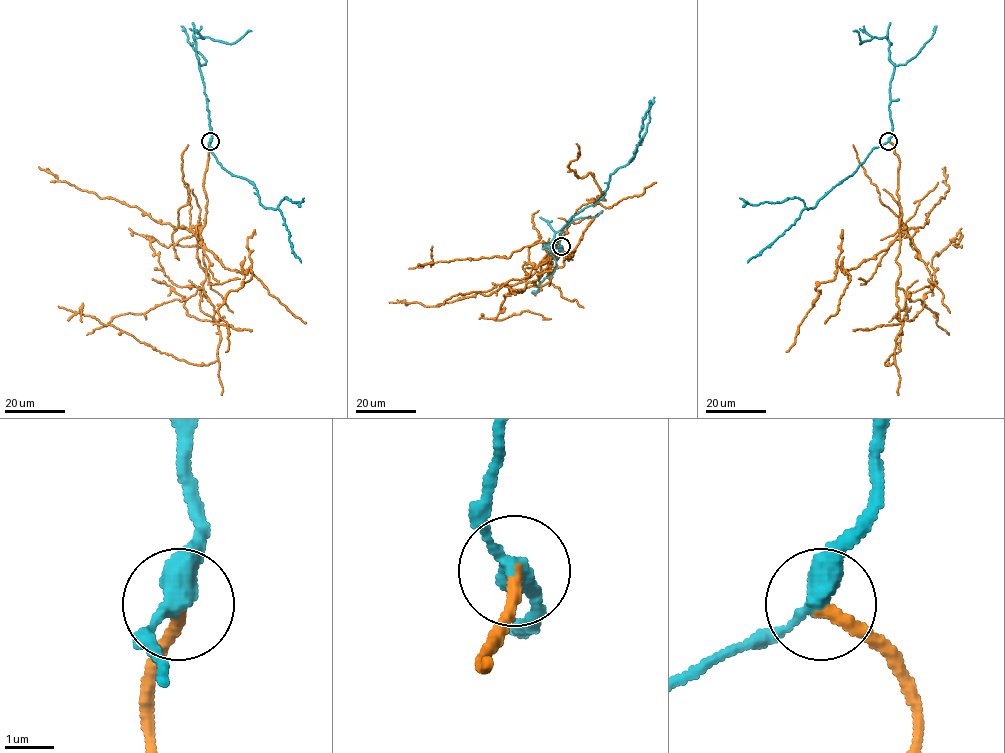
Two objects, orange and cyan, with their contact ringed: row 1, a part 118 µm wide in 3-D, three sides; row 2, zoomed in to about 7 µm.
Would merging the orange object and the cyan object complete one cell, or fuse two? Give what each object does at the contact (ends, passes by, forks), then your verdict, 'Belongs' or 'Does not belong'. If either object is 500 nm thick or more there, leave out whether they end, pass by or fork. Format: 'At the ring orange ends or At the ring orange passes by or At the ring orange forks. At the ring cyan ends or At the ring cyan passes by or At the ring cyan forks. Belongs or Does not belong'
At the ring orange ends. At the ring cyan passes by. Does not belong

